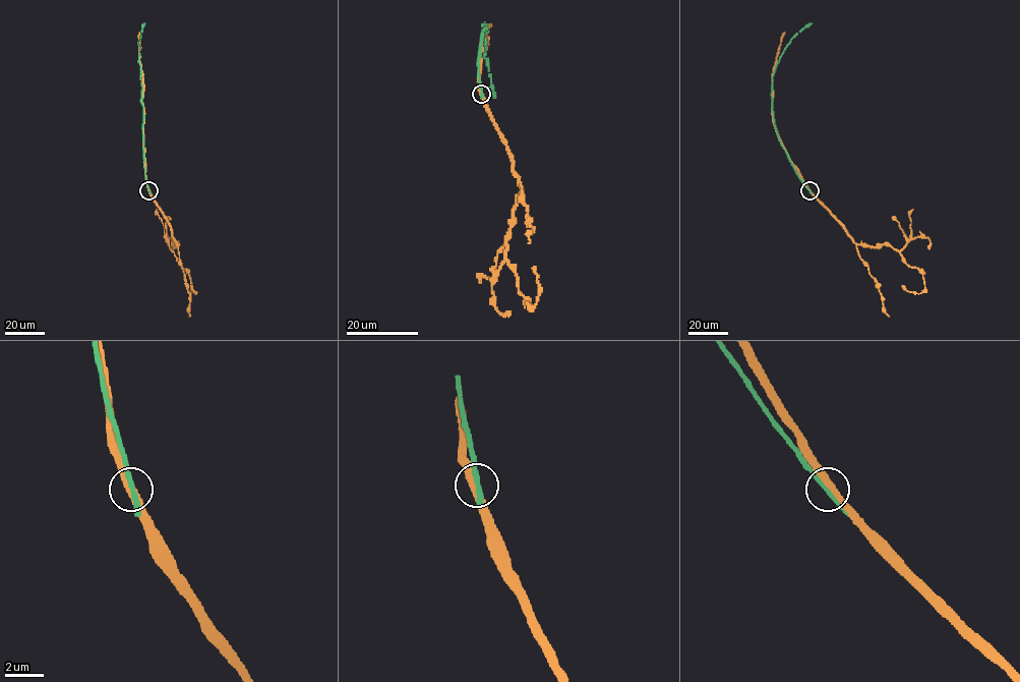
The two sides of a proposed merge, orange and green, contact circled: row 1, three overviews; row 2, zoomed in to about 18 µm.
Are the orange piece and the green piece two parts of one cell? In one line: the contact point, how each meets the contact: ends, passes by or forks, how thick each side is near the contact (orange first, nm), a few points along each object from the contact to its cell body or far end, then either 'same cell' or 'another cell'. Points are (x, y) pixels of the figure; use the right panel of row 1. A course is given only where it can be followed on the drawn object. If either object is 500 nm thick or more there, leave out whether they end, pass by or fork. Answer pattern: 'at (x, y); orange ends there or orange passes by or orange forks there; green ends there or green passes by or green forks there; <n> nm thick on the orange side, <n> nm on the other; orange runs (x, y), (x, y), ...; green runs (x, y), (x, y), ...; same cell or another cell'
at (810, 190); orange passes by; green passes by; 380 nm thick on the orange side, 200 nm on the other; orange runs (810, 190), (853, 241), (871, 246), (891, 245), (922, 274), (924, 289), (919, 293), (901, 285); green runs (810, 190), (778, 136), (772, 107), (772, 79), (785, 48), (797, 33), (812, 23); another cell

